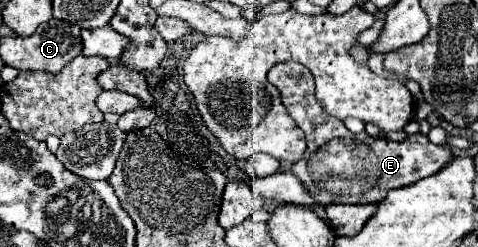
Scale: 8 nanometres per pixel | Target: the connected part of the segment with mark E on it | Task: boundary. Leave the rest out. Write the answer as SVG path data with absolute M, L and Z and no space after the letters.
M295 61L279 63L269 71L269 83L273 83L289 115L307 135L307 151L299 161L295 161L289 171L305 185L305 189L315 195L319 205L359 205L359 203L379 203L391 189L411 185L419 179L435 175L451 163L455 157L449 147L433 145L425 135L407 135L403 141L389 141L381 137L371 137L365 131L351 133L343 121L327 115L323 107L315 101L315 81L311 71Z

